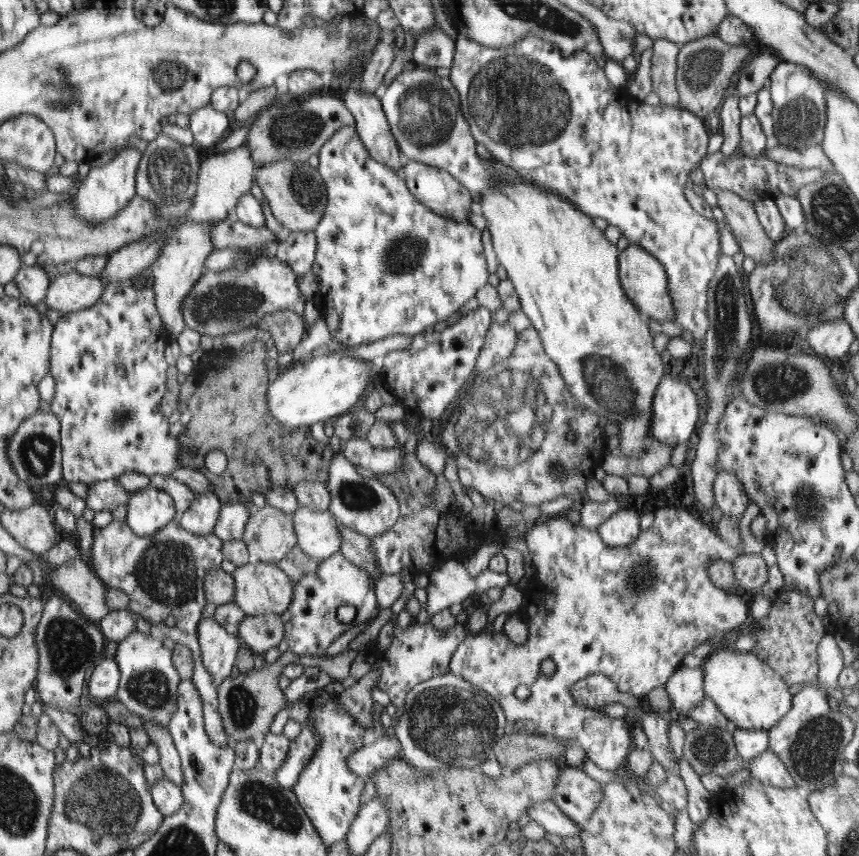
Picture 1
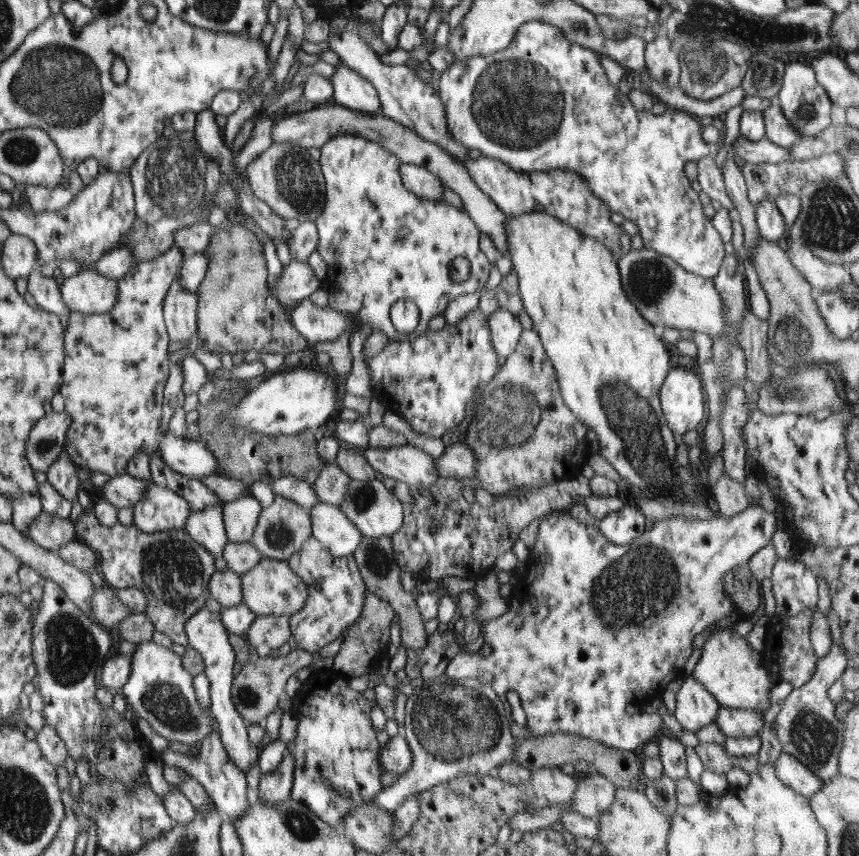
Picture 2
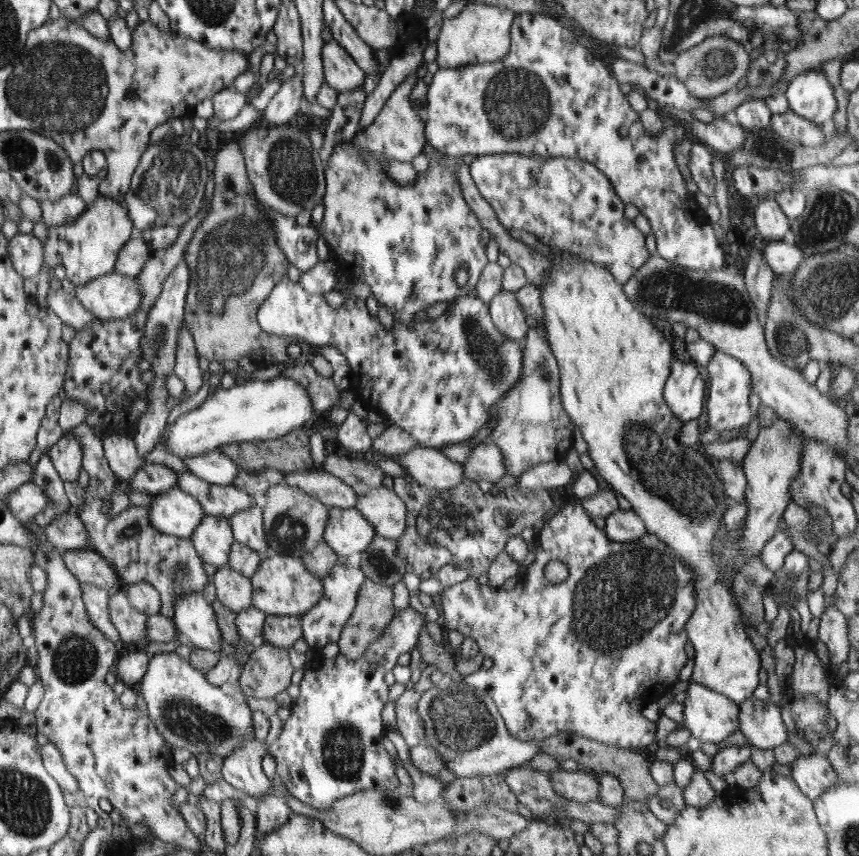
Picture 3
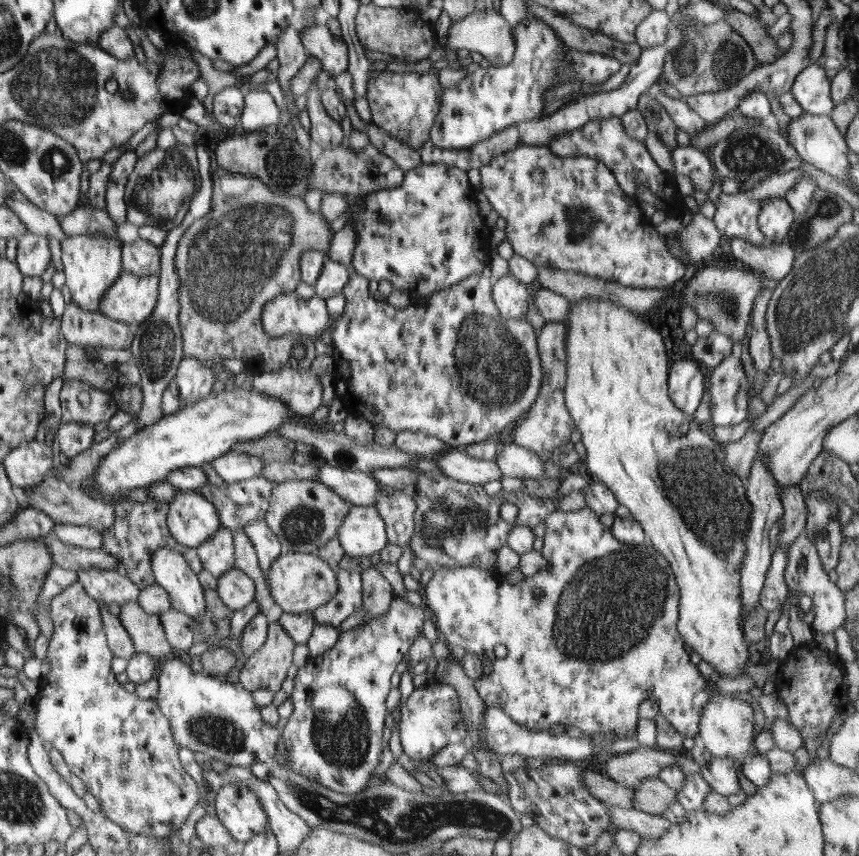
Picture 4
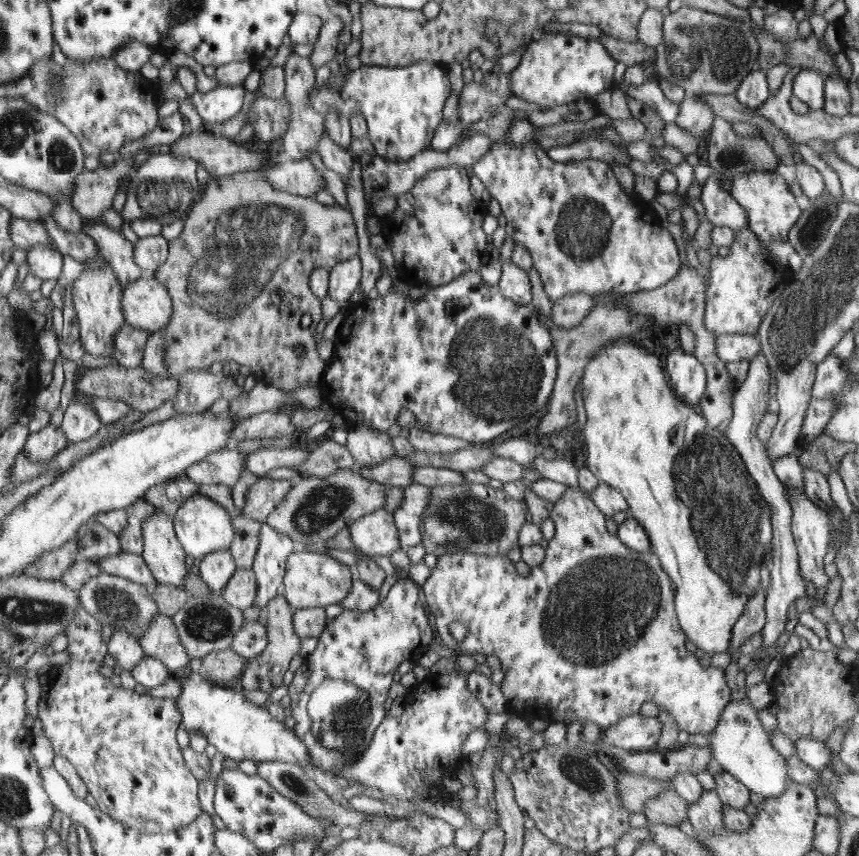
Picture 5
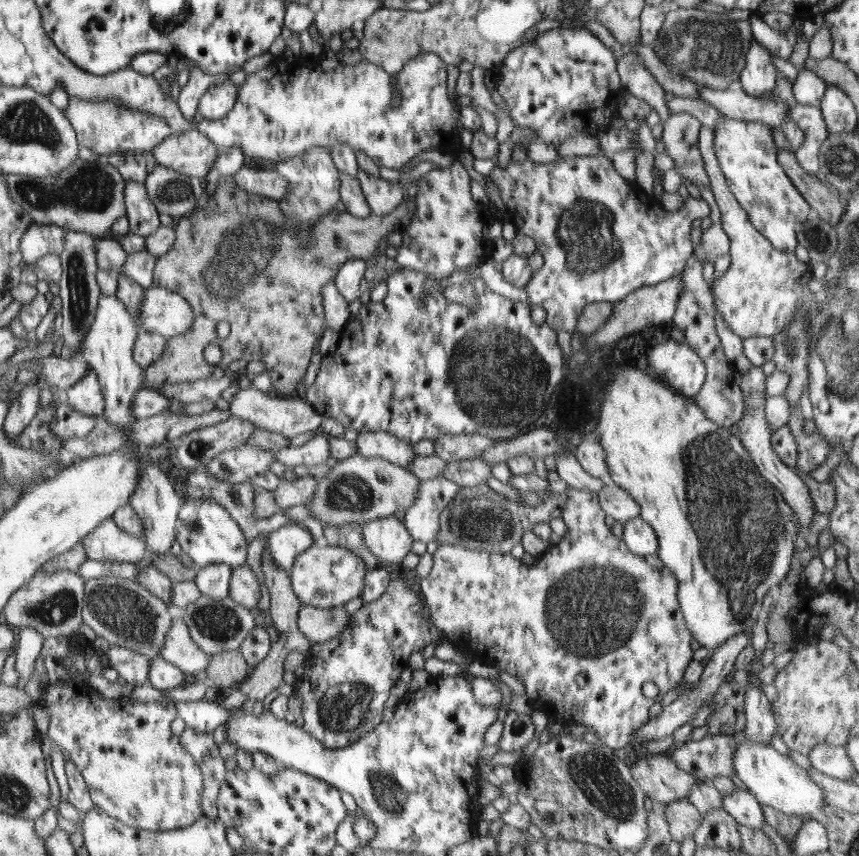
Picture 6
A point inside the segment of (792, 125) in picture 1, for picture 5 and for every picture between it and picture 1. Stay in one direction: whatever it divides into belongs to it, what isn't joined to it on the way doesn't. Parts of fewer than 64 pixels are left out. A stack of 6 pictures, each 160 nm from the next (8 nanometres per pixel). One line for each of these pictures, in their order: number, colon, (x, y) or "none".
2: (804, 101)
3: (810, 95)
4: (812, 89)
5: (809, 86)

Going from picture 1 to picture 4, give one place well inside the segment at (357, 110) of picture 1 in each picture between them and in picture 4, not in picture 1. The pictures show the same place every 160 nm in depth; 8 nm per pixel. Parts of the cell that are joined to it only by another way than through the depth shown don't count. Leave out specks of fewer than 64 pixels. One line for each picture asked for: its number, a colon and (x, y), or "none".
2: (350, 90)
3: (340, 72)
4: (317, 39)

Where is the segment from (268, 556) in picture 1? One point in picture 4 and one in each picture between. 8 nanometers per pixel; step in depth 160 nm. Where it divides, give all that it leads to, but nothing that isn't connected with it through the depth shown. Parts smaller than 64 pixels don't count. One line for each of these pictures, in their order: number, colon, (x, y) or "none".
2: (283, 527)
3: (294, 521)
4: (305, 514)

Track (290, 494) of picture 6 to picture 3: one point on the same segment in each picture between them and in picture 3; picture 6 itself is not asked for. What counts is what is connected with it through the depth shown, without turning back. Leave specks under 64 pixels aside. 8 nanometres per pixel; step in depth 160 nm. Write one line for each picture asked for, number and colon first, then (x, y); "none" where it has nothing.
3: (217, 500)
4: (238, 504)
5: (265, 495)

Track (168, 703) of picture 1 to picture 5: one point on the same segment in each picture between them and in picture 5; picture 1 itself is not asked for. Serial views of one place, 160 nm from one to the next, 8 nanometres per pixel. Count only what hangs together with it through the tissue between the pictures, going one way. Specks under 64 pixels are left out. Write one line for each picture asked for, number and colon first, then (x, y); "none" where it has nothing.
2: (162, 692)
3: (190, 712)
4: (213, 715)
5: (240, 730)

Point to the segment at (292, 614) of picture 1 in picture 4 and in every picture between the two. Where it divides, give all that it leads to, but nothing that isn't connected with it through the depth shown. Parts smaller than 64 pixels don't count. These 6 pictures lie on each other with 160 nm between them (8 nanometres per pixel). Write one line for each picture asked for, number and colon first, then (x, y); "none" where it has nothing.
2: (335, 601)
3: (322, 624)
4: (349, 598)

